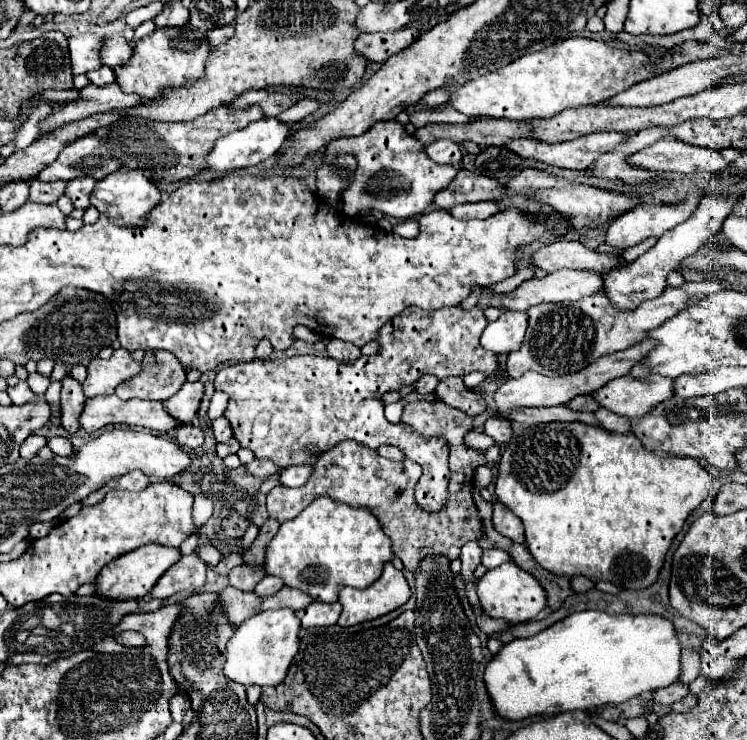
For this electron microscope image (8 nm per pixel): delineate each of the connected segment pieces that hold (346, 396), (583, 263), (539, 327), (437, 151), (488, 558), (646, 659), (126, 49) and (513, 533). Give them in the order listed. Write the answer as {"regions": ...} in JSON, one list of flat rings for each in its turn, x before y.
{"regions":[[[461,305,443,307,439,311,423,311,423,309,405,309,391,321,387,321,377,337,379,351,375,355,361,355,357,361,339,363,331,357,319,355,301,355,301,357,283,357,283,359,253,359,241,361,229,367,223,367,215,377,215,389,229,395,229,405,225,409,225,417,231,421,233,437,255,453,257,459,273,461,279,467,289,467,295,463,307,463,307,453,319,449,321,453,331,449,333,445,351,439,371,449,379,445,395,445,407,453,415,463,423,467,423,475,415,487,417,503,425,511,437,511,447,501,447,481,449,481,449,467,447,455,449,445,445,439,421,439,413,429,407,425,393,425,383,415,383,393,397,391,401,385,411,385,419,379,419,375,435,375,437,379,445,379,451,375,467,375,479,371,487,375,489,381,499,379,499,363,497,353,491,353,479,345,479,337,487,327,487,319,483,307,475,305,473,309,463,309]],[[557,239,549,245,543,245,531,255,531,265,547,273,559,269,587,269,587,271,611,271,621,265,621,257,601,255,583,247,579,241]],[[711,281,685,283,679,289,665,287,665,291,657,299,643,301,633,311,615,309,615,305,611,305,611,301,607,301,603,293,583,297,581,301,575,301,575,303,547,303,547,305,531,307,527,311,529,327,527,327,523,345,515,353,509,353,507,373,509,377,521,377,525,371,537,371,549,377,575,373,591,365,591,361,595,361,597,357,631,347,643,337,643,333,659,327,663,321,673,317,673,313,679,313,691,297,703,297,707,293,715,293,723,289,727,287]],[[435,141,431,145,425,145,425,151,435,163,457,165,461,161,461,149,453,141]],[[489,549,489,551,483,551,481,563,483,563,487,569,491,569,491,567,497,567,497,565,509,561,509,559,511,559,511,557,509,557,503,549]],[[579,611,533,637,513,639,511,643,503,645,503,649,485,669,485,685,491,695,493,707,501,717,511,721,531,715,553,715,559,711,623,703,639,693,673,685,679,677,681,647,677,629,669,619,651,613,609,615,605,611]],[[113,33,105,39,105,47,101,49,103,65,115,69,119,65,127,65,131,61,131,45,121,37,121,33]],[[497,501,497,503,493,505,493,527,495,527,501,535,509,537,509,539,515,541,515,543,523,543,523,541,525,541,521,519,519,519,517,515,513,515,501,501]]]}

